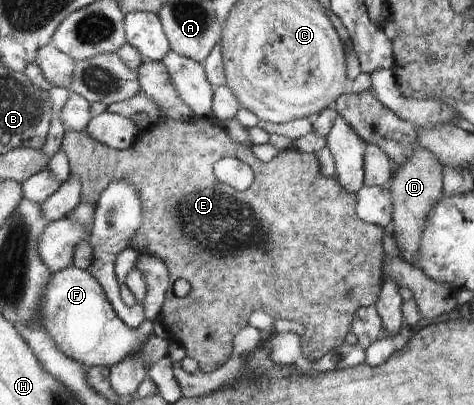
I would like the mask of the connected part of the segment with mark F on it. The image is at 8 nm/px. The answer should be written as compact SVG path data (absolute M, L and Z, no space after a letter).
M72 266L52 273L52 279L48 279L44 299L40 301L40 323L44 323L44 331L48 331L50 339L64 355L84 363L86 368L109 368L120 363L120 359L142 353L148 335L153 333L154 322L145 319L136 329L128 327L116 315L97 279Z

